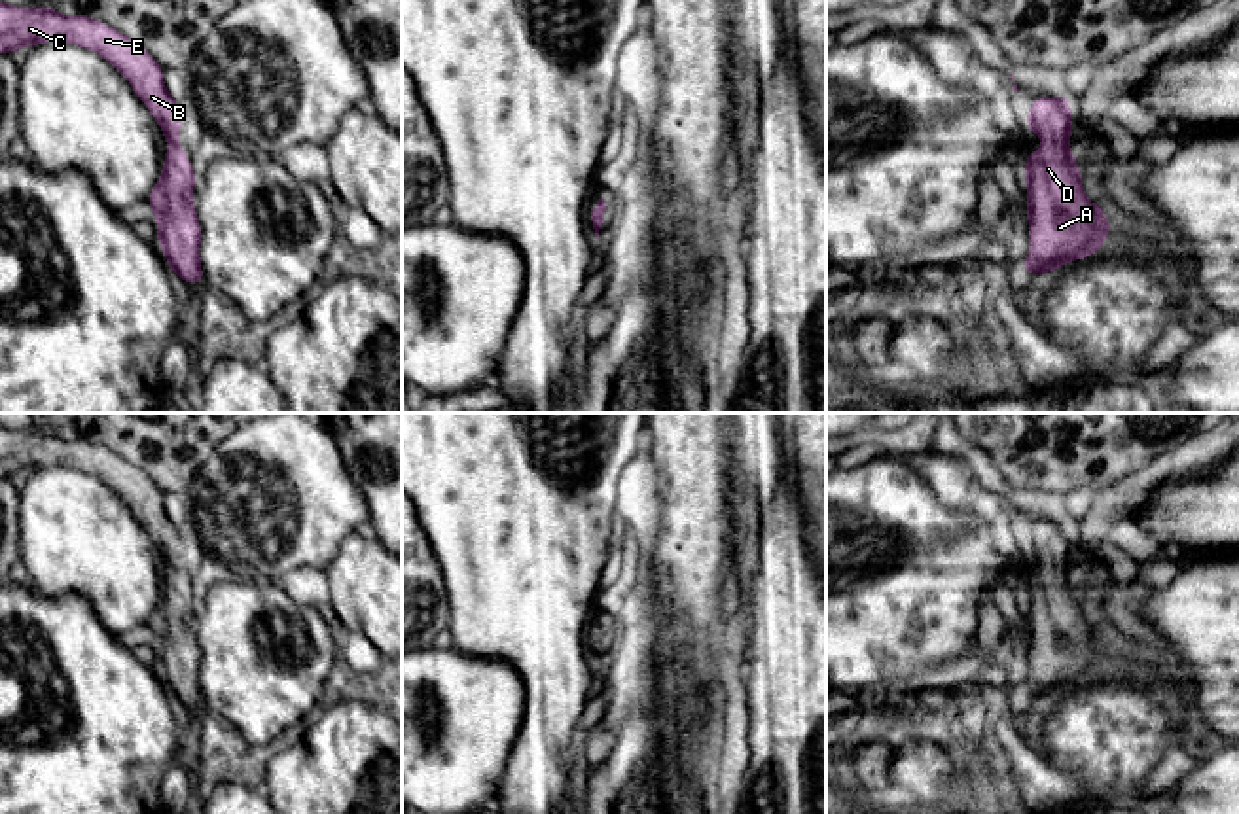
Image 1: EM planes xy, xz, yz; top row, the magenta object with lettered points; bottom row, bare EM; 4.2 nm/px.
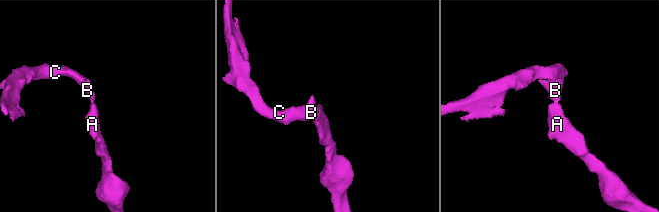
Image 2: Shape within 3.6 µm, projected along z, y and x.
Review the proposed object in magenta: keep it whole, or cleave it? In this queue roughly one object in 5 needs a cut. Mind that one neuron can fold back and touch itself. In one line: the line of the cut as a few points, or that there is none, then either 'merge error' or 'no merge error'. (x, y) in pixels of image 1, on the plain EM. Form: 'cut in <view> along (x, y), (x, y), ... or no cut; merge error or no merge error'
no cut; no merge error

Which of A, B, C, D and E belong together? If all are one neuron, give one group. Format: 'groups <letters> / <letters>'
groups A B C D E

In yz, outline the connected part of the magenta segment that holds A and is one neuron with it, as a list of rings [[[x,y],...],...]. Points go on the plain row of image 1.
[[[1065,519],[1034,522],[1023,549],[1048,570],[1025,581],[1031,670],[1021,695],[1053,697],[1068,685],[1097,678],[1112,647],[1104,632],[1084,617],[1082,594],[1068,570],[1074,551],[1070,524]]]

